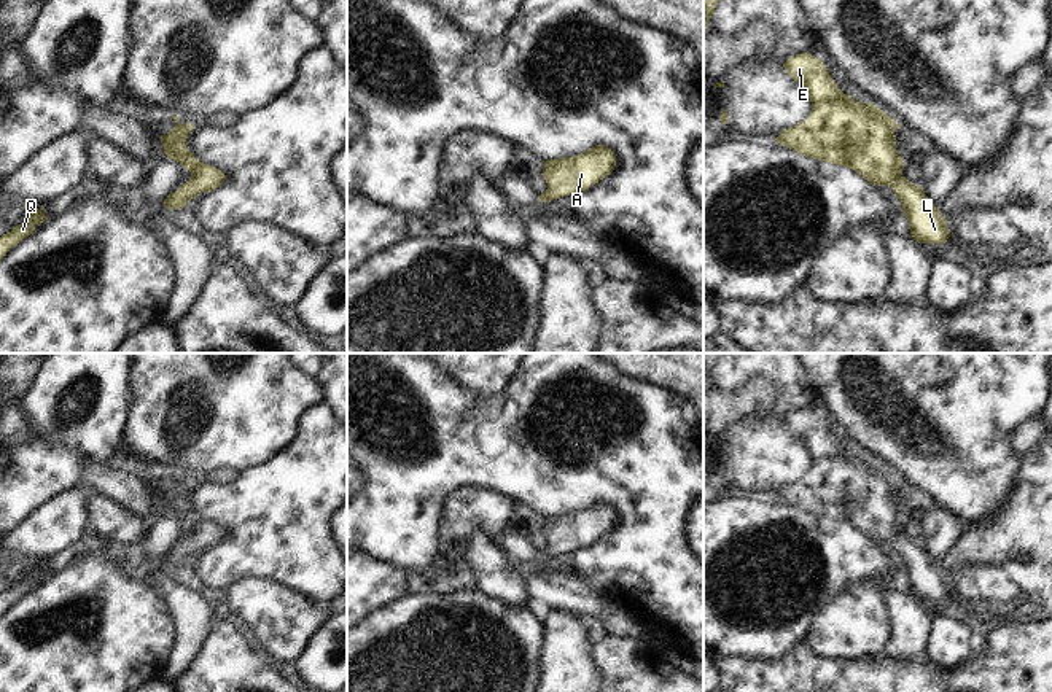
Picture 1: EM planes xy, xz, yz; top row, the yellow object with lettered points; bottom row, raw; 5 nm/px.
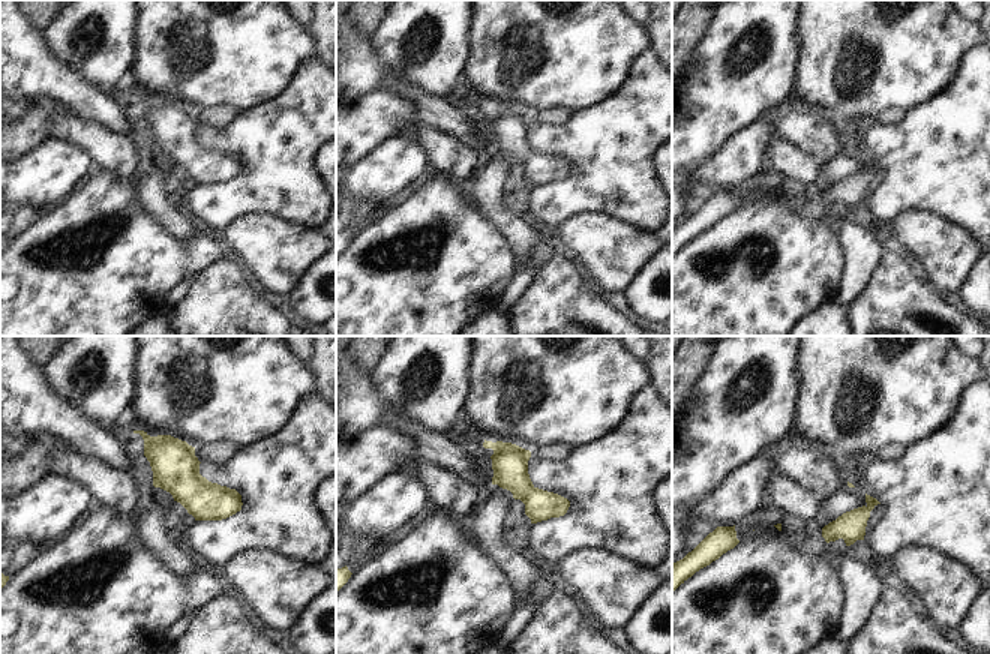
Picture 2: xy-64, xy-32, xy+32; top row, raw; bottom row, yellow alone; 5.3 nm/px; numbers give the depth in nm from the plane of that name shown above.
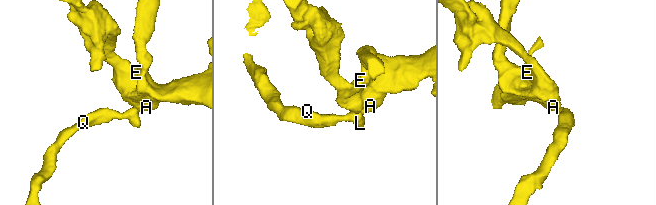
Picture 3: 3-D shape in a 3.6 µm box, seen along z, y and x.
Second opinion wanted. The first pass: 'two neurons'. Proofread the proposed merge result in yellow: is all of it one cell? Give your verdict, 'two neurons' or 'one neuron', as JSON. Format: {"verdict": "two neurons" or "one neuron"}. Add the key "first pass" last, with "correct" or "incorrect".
{"verdict": "one neuron", "first pass": "incorrect"}

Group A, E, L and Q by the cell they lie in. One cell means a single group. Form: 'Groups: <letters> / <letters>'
Groups: A E L Q

